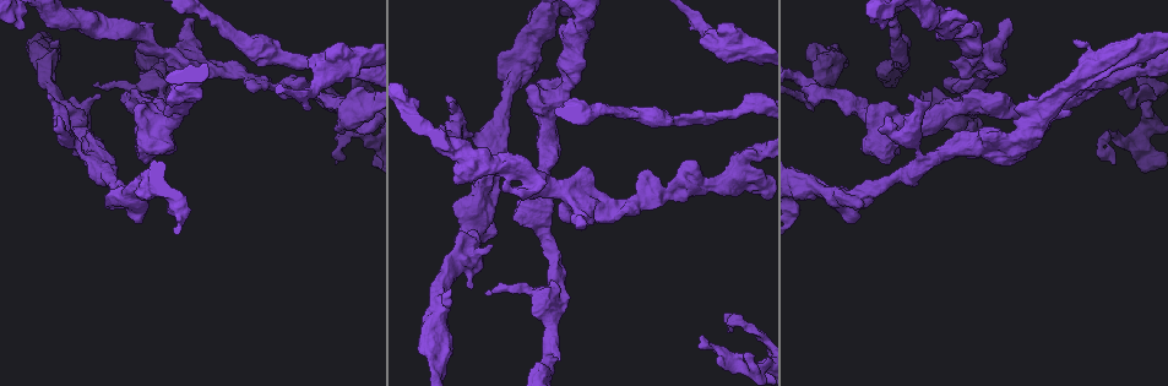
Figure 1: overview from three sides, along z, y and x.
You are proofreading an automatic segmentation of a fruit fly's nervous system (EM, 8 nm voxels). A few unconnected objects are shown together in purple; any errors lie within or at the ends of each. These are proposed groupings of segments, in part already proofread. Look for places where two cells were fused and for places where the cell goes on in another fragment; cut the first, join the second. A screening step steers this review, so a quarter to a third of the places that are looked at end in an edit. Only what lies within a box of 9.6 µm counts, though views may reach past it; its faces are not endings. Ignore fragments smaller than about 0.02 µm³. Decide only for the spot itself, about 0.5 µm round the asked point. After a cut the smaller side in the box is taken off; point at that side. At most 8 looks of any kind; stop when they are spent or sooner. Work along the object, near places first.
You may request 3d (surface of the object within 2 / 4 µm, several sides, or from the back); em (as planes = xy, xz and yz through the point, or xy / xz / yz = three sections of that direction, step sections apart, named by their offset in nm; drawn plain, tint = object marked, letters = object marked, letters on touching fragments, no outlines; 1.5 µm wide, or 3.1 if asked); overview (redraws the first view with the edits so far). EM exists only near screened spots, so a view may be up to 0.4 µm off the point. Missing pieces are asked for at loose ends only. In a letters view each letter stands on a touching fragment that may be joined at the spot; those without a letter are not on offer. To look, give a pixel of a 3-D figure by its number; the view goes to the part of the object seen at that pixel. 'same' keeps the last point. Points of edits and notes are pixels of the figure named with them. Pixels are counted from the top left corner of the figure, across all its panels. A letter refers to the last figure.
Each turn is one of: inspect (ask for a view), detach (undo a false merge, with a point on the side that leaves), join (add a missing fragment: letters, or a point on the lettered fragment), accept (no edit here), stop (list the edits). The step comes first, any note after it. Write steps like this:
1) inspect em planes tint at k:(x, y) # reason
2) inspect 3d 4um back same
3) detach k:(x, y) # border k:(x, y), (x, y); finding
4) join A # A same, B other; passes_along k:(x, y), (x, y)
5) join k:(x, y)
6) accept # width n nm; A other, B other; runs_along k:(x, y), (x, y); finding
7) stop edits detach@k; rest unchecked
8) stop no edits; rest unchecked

inspect 3d 4um at 1:(1001, 72) # an open end

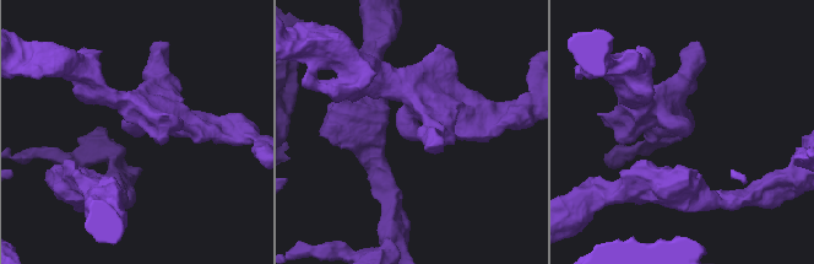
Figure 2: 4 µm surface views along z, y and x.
inspect em planes letters at 2:(136, 136)

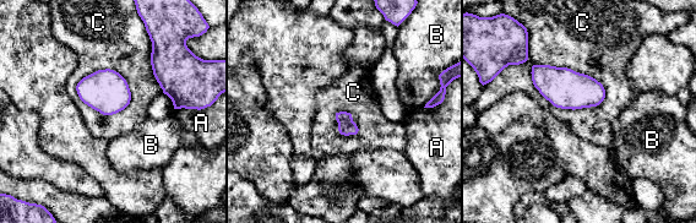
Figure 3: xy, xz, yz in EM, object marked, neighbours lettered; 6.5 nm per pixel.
accept # A other, B other, C other; border 3:(531, 66), (587, 74), (605, 97); none of them fits

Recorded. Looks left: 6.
inspect em xz step 4 plain at 1:(888, 69) # calibre changes

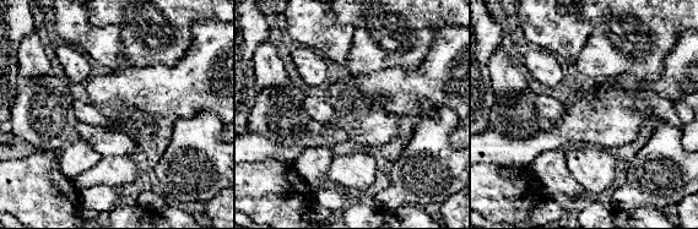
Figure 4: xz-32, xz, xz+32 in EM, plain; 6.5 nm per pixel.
inspect em xz step 4 letters same

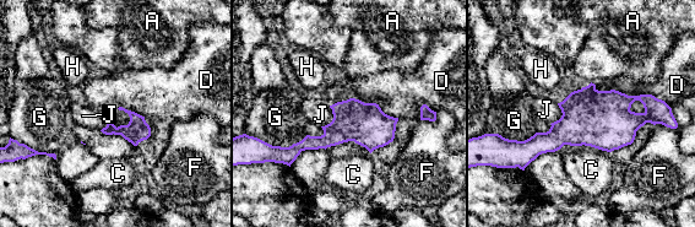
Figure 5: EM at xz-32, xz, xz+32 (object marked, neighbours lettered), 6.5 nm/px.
accept # A other, C other, D other, F other, G other, H other, J other; border 5:(557, 150), (590, 145), (608, 152); one cell here

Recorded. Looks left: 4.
inspect em planes letters at 1:(811, 106) # an open end

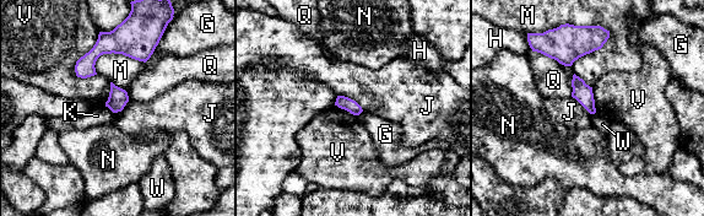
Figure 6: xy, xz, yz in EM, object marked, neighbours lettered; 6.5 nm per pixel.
accept # G other, H other, J other, K other, M other, N other, Q other, V other, W other; border 6:(99, 32), (96, 43), (74, 66); none of them fits

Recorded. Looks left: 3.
stop no edits; rest unchecked

